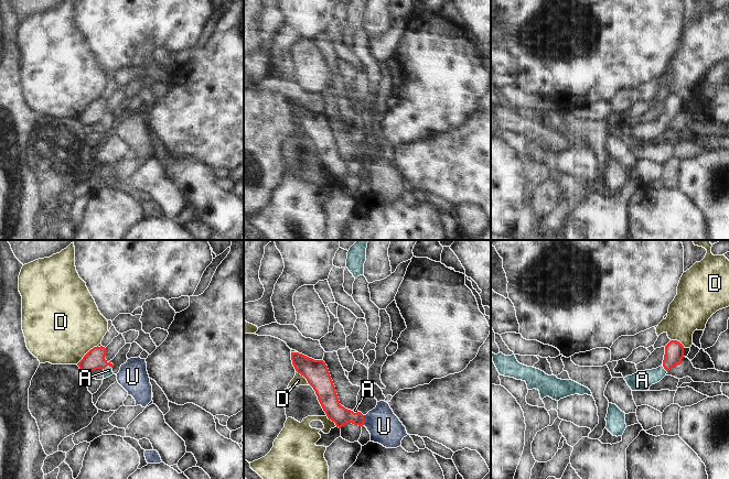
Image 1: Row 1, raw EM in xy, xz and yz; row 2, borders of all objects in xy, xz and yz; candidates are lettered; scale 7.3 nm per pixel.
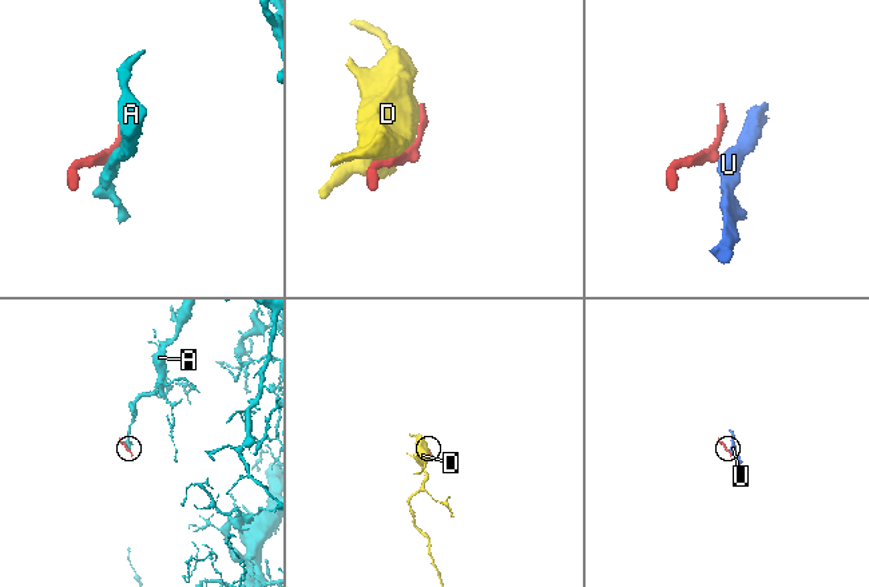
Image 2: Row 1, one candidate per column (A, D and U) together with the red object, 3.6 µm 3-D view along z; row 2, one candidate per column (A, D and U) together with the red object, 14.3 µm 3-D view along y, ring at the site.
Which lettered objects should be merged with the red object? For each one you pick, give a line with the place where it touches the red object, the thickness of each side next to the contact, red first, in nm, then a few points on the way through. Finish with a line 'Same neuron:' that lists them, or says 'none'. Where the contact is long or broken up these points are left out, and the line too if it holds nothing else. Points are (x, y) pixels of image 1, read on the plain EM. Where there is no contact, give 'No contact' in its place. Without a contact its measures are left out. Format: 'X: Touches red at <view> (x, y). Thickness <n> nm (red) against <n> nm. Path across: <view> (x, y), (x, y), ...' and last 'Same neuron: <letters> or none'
A: Touches red at xy (107, 118). Thickness 150 nm (red) against 60 nm. Path across: xy (94, 112), (107, 118), (108, 123)
Same neuron: A.

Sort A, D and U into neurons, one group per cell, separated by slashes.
A / D / U

